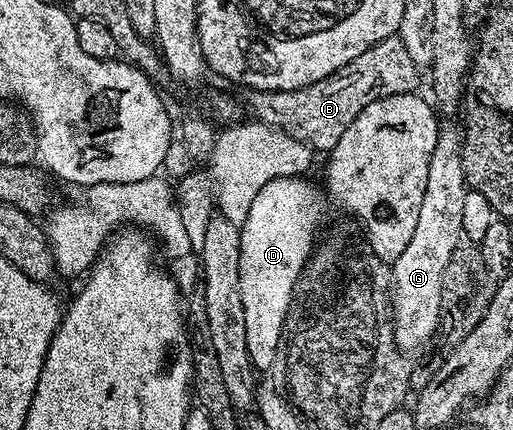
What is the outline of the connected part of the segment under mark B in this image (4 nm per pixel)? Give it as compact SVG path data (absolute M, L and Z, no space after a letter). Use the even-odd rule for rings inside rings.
M399 37L383 39L366 49L366 53L358 53L358 57L342 65L342 69L330 73L330 77L314 81L314 85L289 91L249 90L248 107L252 110L253 120L285 131L290 137L311 147L313 152L327 153L338 145L338 137L354 125L354 117L358 117L366 105L374 105L374 101L382 97L415 92L419 88L416 86L420 83L420 71Z

